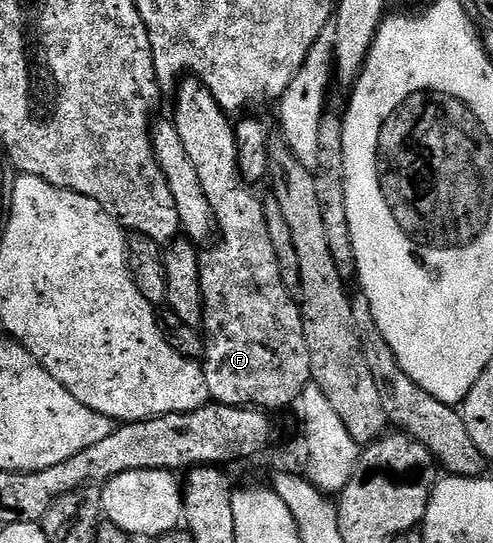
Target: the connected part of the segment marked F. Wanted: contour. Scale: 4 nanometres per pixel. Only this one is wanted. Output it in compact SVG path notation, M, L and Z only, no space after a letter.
M185 78L178 83L175 89L177 101L173 104L171 119L173 125L179 130L179 138L187 149L187 158L195 165L195 174L199 174L199 186L203 186L203 194L213 211L213 223L216 235L221 235L221 240L214 239L201 252L201 265L199 266L199 286L203 286L203 314L205 322L203 325L203 339L205 352L203 367L205 369L205 381L209 391L210 401L236 408L260 408L262 410L274 410L273 408L285 408L288 404L296 405L300 398L297 393L297 320L301 316L301 309L294 293L283 286L283 274L279 274L279 258L275 258L275 245L271 242L271 234L267 230L267 214L265 213L265 201L259 195L256 196L254 189L241 177L239 170L239 150L237 149L237 130L234 121L215 102L211 90L207 90L205 83L196 78Z

